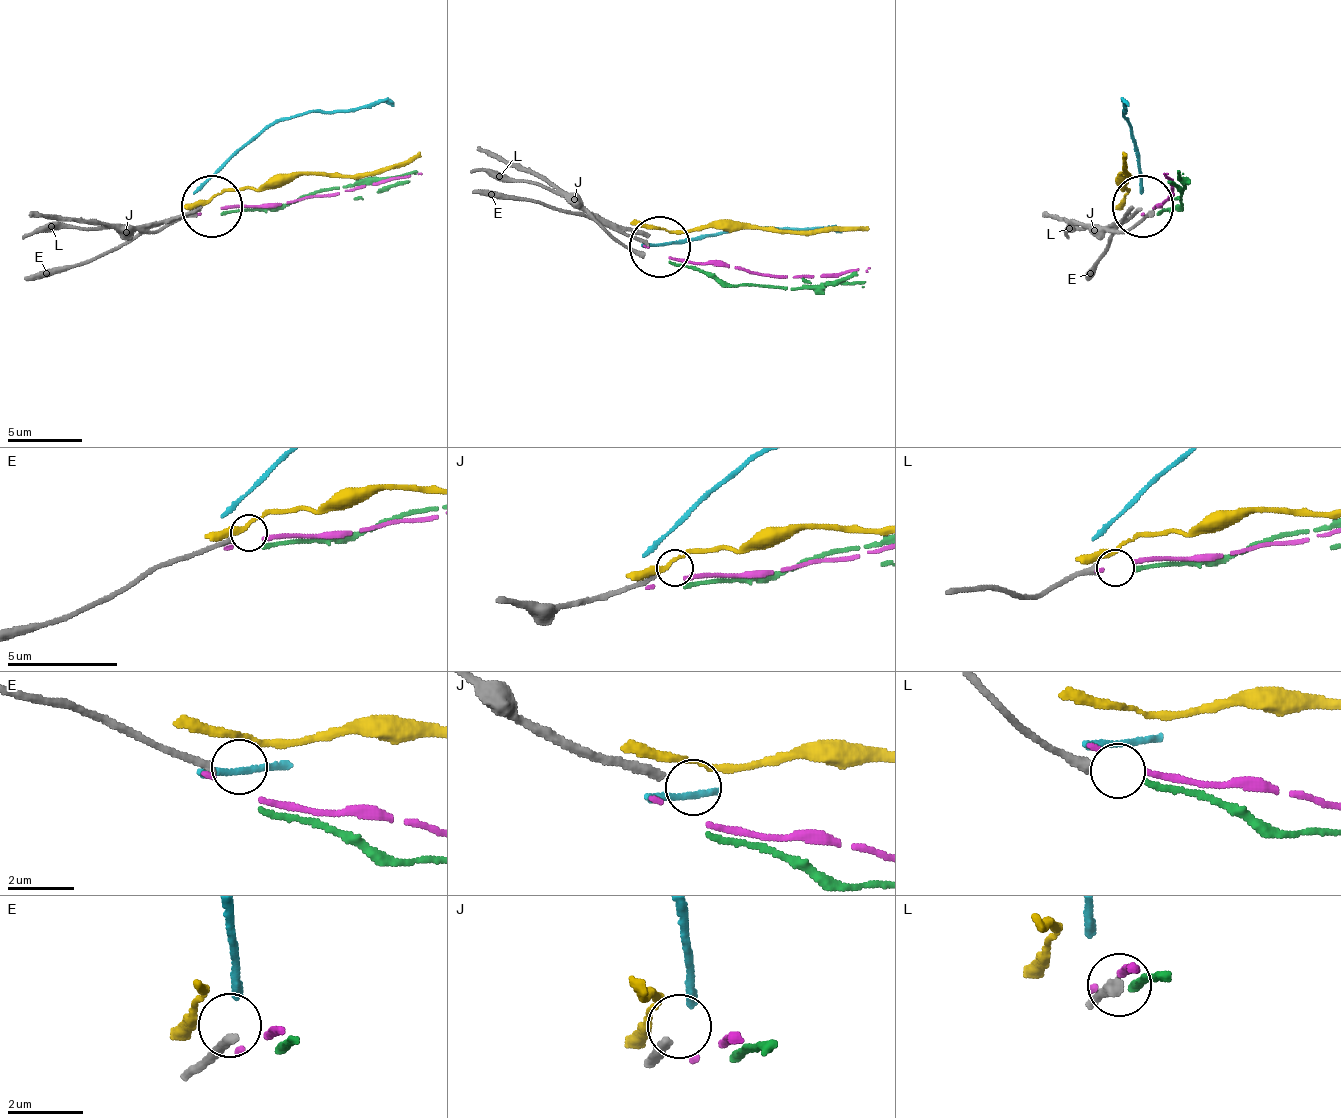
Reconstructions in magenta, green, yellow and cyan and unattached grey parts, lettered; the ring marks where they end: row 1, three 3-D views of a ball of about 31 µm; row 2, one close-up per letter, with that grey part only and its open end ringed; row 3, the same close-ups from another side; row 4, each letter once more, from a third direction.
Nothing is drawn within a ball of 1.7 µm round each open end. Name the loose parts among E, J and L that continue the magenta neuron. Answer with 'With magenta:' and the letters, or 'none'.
With magenta: none

